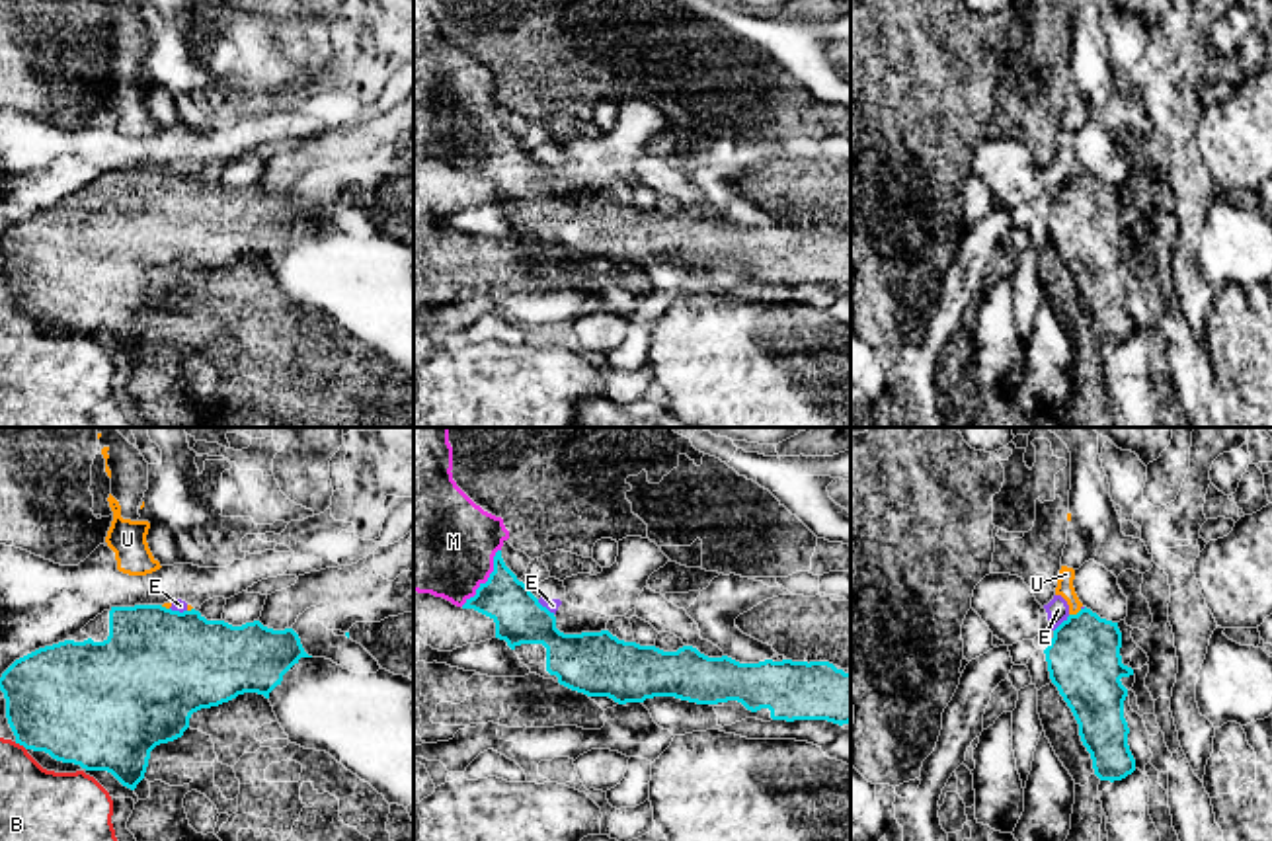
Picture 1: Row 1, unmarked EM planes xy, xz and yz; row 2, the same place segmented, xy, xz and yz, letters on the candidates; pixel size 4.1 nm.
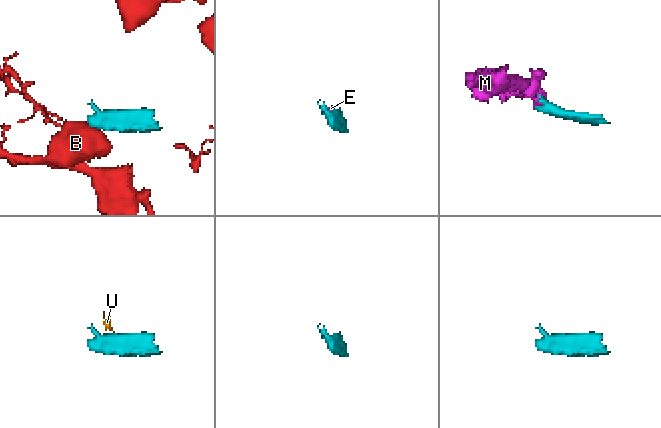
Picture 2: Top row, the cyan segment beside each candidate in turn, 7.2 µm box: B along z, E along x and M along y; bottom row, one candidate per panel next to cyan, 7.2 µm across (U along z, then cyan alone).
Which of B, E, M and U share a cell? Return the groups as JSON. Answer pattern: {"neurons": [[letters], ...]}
{"neurons": [["B"], ["E", "U"], ["M"]]}

